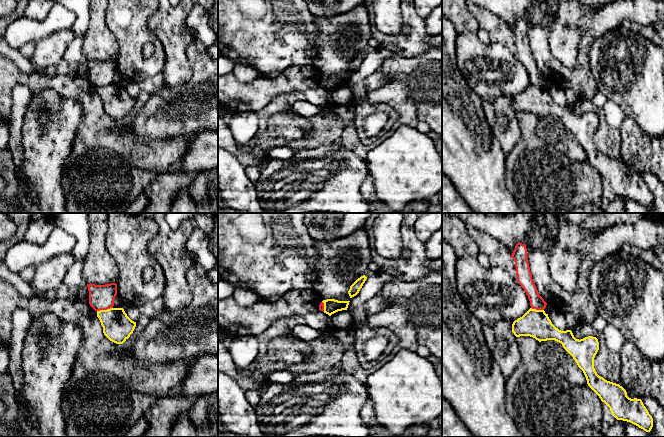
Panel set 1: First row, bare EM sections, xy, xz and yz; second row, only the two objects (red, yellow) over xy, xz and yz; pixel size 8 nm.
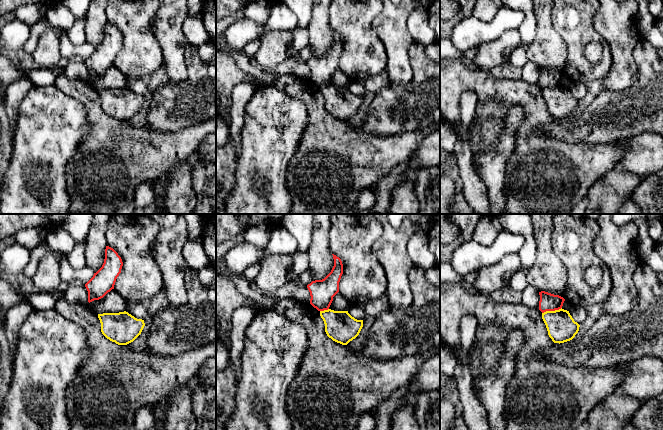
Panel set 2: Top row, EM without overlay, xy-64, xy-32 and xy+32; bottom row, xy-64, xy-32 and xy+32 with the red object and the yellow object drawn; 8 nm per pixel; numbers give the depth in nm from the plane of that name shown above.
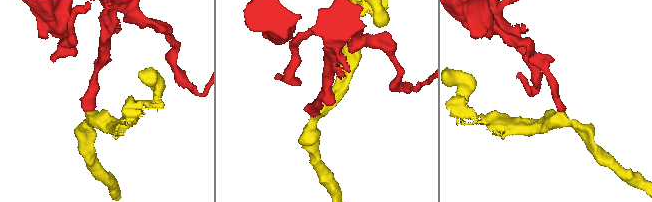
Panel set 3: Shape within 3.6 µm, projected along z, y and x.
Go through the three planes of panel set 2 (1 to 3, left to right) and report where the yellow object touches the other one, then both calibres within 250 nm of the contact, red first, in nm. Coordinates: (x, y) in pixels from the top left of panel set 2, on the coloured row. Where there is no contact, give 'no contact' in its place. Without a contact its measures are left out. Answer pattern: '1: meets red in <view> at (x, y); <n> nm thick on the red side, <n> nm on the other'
1: no contact
2: meets red in xy-32 at (324, 309); 190 nm thick on the red side, 240 nm on the other
3: meets red in xy+32 at (551, 310); 140 nm thick on the red side, 240 nm on the other

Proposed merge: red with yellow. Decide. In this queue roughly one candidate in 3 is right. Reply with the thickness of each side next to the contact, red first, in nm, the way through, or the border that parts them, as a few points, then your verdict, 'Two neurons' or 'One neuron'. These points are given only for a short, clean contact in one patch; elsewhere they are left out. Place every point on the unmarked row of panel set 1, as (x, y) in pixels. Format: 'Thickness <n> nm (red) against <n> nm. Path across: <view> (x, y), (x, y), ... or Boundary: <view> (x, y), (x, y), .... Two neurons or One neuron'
Thickness 200 nm (red) against 240 nm. Boundary: xy (112, 83), (97, 87). Two neurons

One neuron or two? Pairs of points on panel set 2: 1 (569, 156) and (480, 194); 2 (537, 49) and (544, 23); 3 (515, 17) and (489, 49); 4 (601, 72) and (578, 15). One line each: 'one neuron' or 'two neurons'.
1: two neurons
2: one neuron
3: two neurons
4: one neuron

